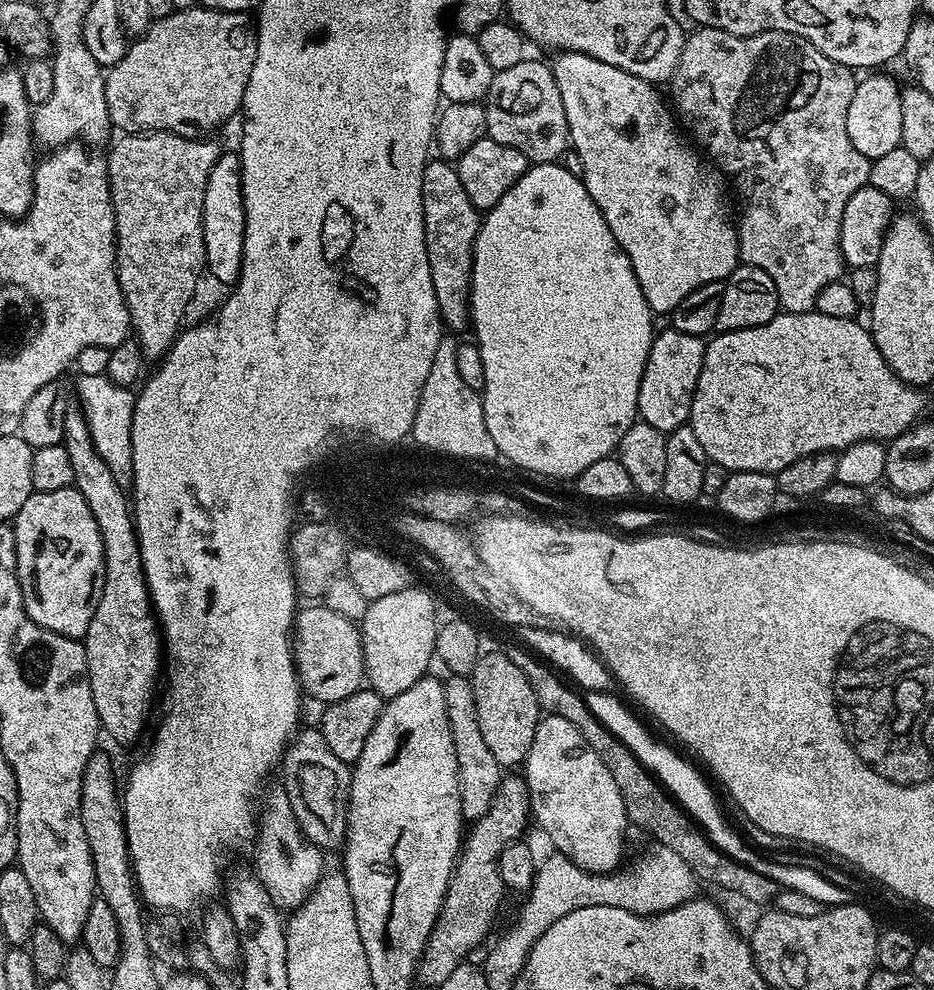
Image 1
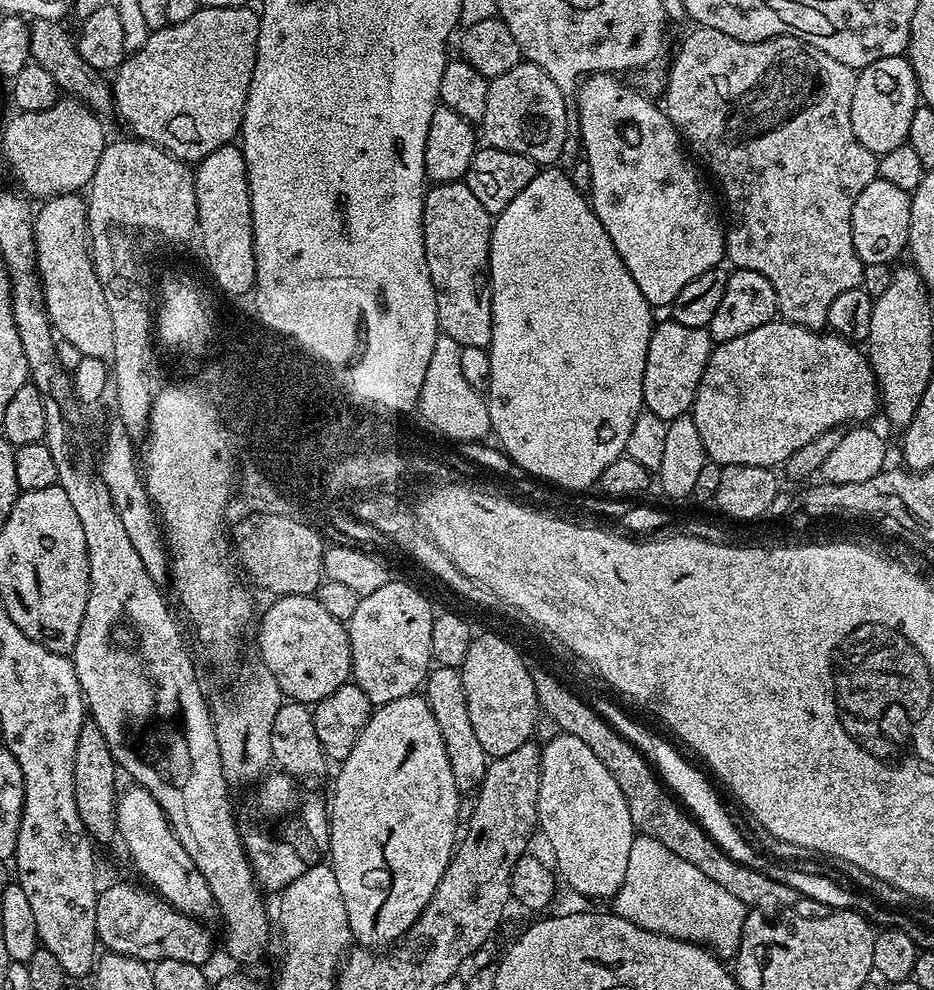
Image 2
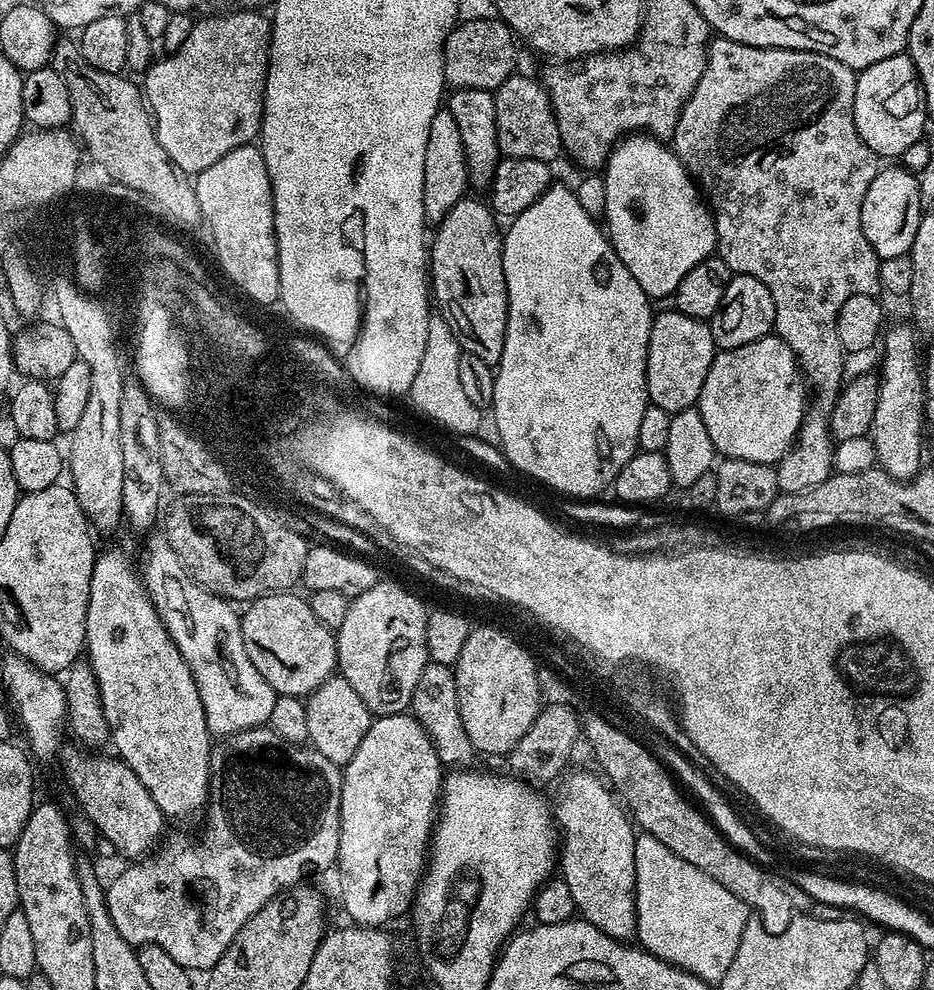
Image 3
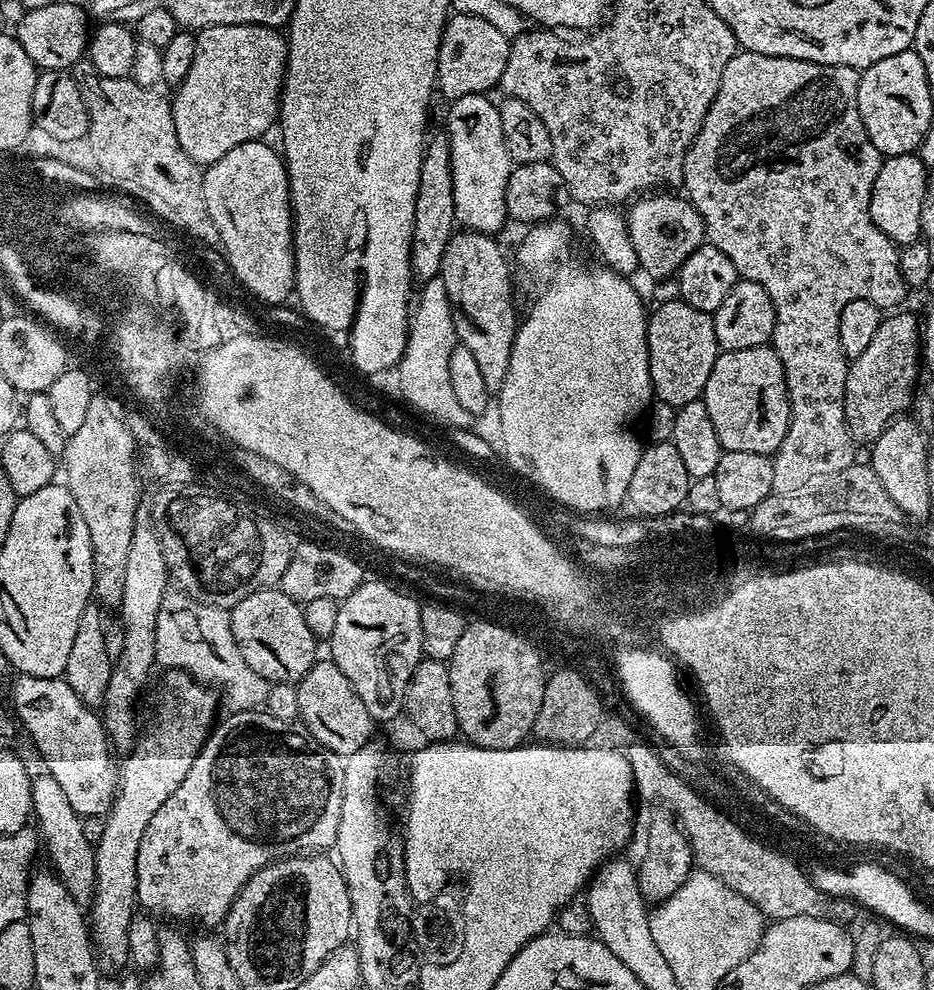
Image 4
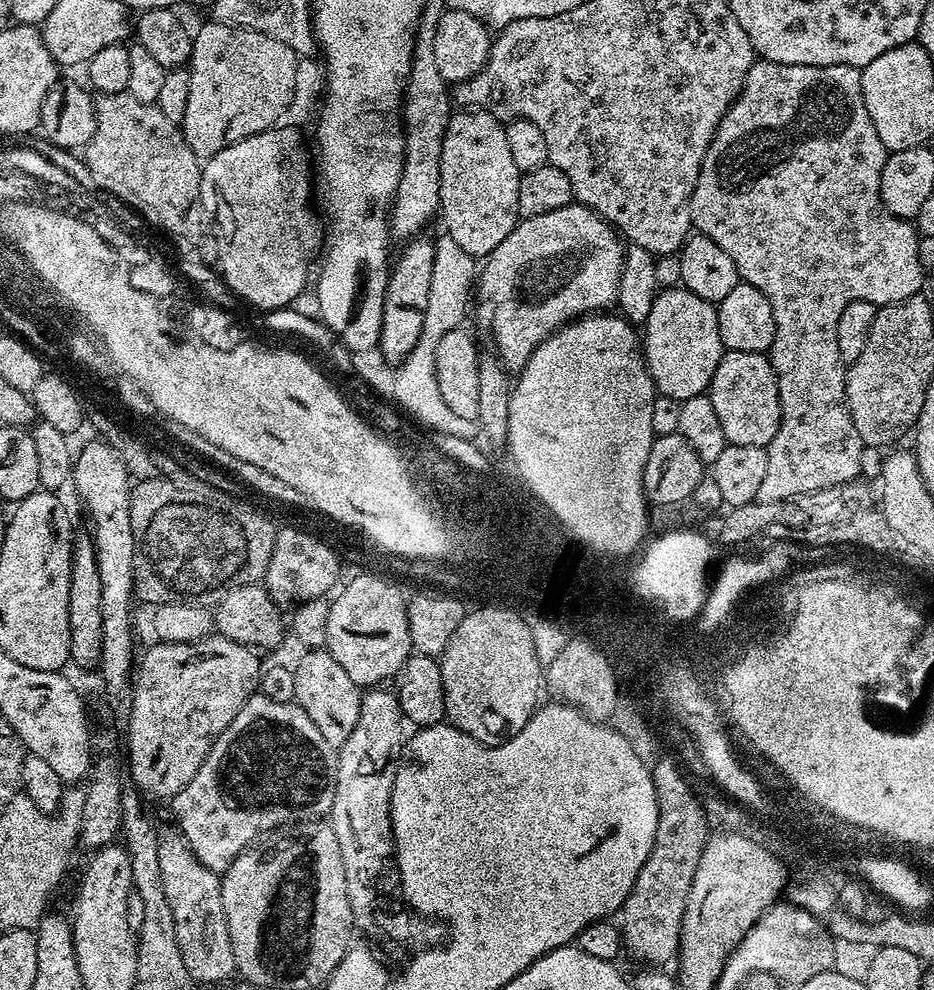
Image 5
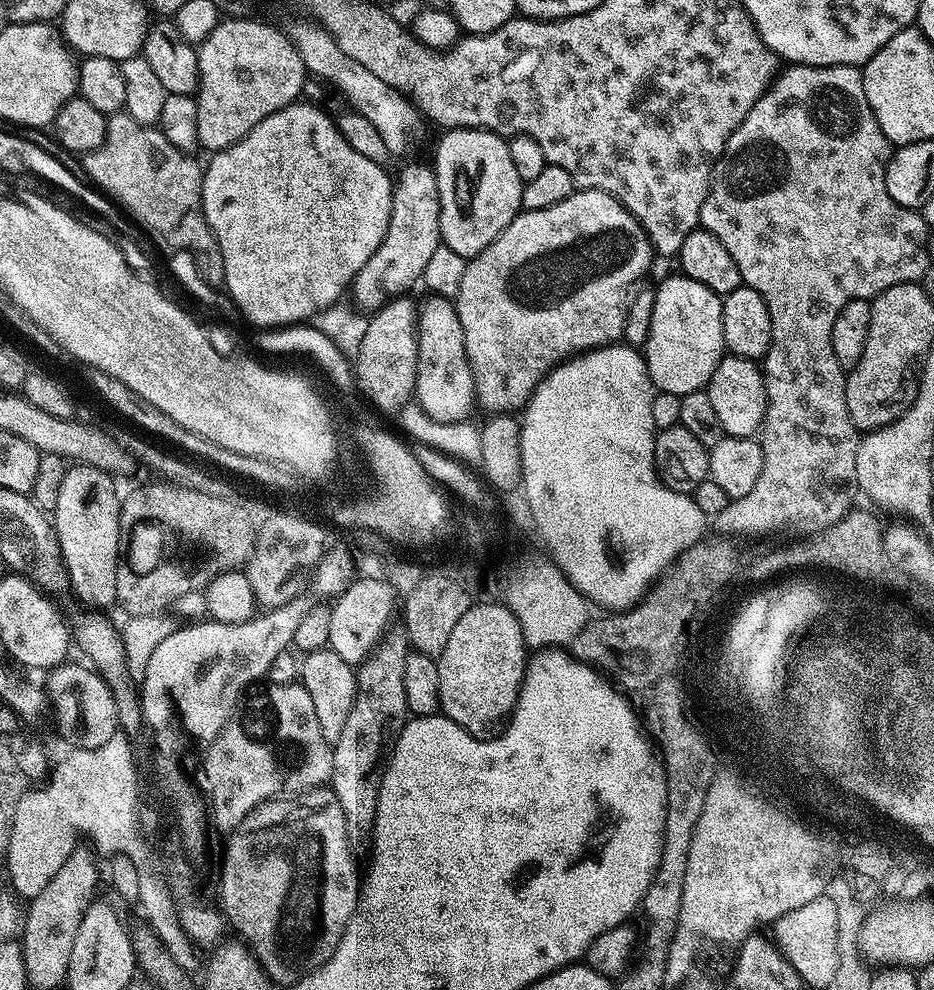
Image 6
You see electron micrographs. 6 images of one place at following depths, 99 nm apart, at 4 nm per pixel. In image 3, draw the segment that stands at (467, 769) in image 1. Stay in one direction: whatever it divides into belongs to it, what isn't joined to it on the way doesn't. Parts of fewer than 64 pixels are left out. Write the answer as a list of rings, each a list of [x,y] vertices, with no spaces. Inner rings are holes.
[[[428,663],[422,670],[422,678],[418,678],[418,686],[414,686],[414,698],[410,709],[426,734],[432,739],[434,750],[438,754],[441,765],[448,770],[460,770],[474,757],[474,749],[470,742],[470,734],[466,734],[466,726],[462,726],[462,714],[458,710],[458,686],[456,673],[449,665]]]

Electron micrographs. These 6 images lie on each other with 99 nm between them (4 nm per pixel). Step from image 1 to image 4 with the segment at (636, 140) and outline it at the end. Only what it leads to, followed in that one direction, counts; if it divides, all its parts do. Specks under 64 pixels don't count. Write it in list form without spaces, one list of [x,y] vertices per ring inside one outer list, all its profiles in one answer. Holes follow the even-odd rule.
[[[664,190],[659,194],[641,195],[631,201],[629,212],[626,212],[628,234],[634,254],[638,256],[639,271],[656,280],[679,273],[682,262],[706,240],[704,223],[696,207],[683,195],[671,196],[670,193]]]

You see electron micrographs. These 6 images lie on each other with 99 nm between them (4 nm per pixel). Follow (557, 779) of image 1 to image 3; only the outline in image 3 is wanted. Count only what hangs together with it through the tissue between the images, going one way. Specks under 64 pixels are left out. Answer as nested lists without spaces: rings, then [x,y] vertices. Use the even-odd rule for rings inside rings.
[[[595,771],[570,772],[559,781],[560,805],[555,805],[554,808],[554,819],[562,833],[562,847],[558,852],[559,875],[566,882],[566,886],[570,886],[576,911],[583,919],[598,926],[598,930],[610,934],[615,940],[631,941],[636,935],[634,846],[638,835],[637,829],[629,813],[622,807],[621,801],[614,795],[613,789]]]

